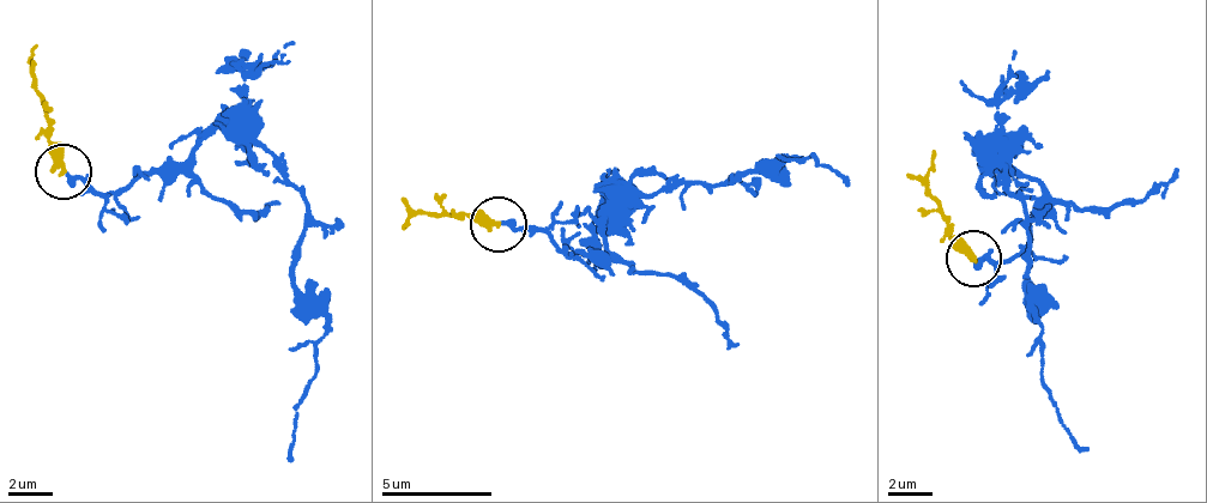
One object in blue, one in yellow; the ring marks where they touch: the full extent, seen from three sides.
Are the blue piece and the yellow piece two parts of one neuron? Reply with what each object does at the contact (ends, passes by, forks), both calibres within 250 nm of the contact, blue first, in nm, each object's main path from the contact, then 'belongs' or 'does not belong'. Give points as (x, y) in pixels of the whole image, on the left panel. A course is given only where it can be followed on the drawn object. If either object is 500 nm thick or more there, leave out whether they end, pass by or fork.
blue ends; yellow ends; calibres 280 and 400 nm; course blue (67, 174), (108, 195), (167, 173), (217, 131), (275, 162), (303, 204), (296, 295), (324, 328), (293, 464); course yellow (62, 173), (34, 86), (29, 60), (38, 46); belongs

